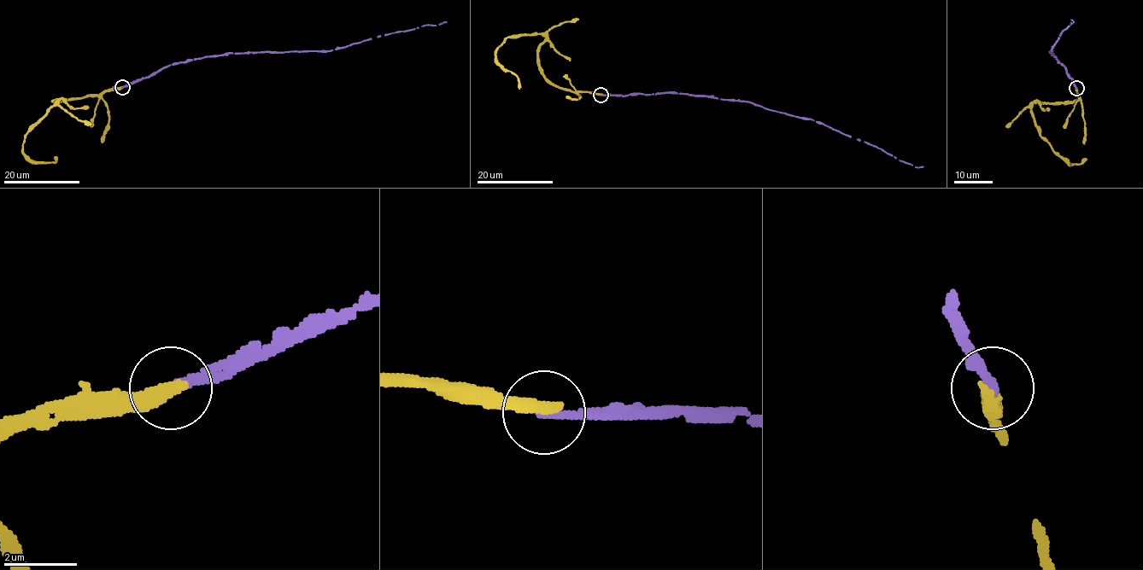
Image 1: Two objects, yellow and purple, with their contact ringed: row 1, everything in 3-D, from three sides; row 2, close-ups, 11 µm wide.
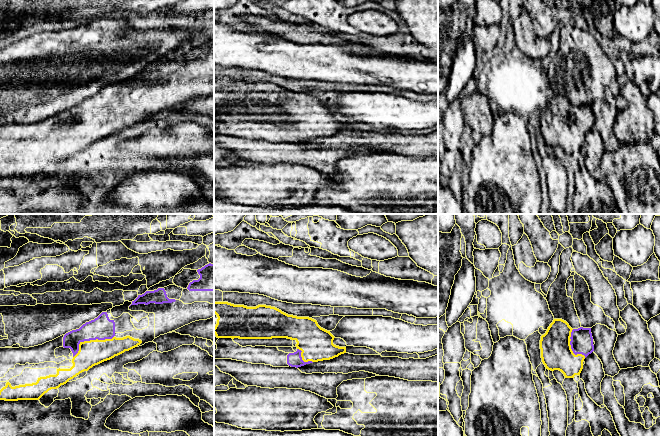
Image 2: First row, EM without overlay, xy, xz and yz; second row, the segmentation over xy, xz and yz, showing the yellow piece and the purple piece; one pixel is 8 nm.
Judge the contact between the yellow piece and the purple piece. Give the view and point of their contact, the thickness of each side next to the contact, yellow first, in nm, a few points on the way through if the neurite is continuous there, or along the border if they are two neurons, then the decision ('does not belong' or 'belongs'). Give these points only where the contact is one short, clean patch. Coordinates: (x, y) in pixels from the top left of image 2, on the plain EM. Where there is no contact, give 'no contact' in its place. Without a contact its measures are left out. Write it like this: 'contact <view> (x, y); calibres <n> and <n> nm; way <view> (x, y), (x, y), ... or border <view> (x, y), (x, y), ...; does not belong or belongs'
contact xy (90, 116); calibres 200 and 190 nm; belongs

